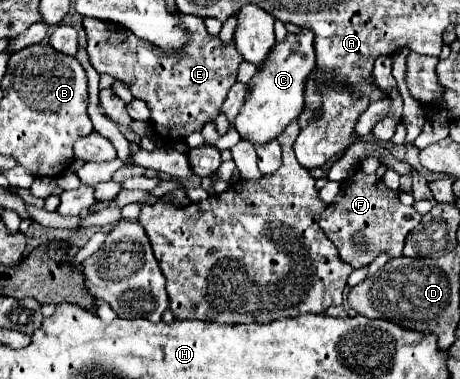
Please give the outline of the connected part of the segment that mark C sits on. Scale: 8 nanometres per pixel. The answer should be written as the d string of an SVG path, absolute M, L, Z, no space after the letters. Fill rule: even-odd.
M302 29L300 35L288 35L286 41L276 43L272 53L268 53L268 61L264 69L260 69L252 81L248 83L248 99L244 101L234 127L240 139L250 141L254 145L266 145L274 141L284 127L294 121L304 109L304 81L316 63L314 55L314 37L308 29ZM268 95L268 97L258 97Z

